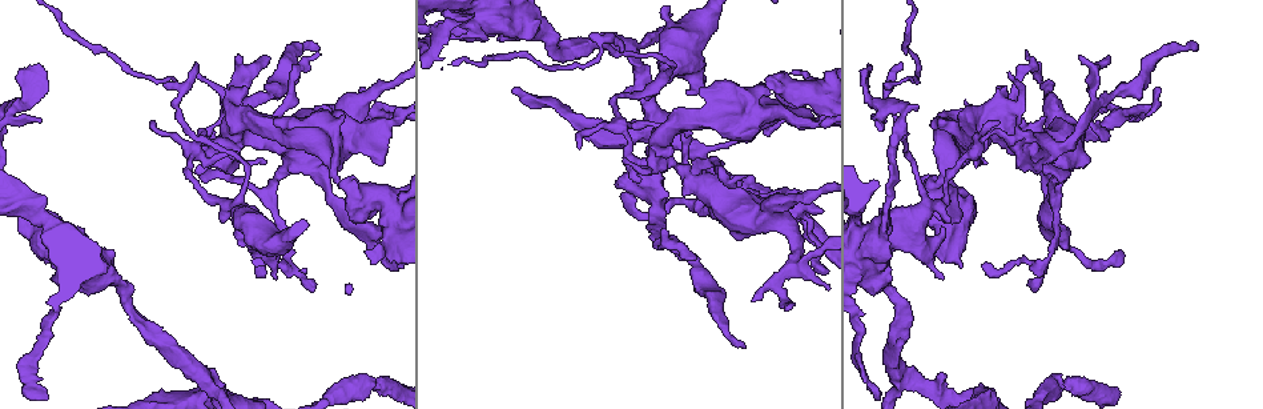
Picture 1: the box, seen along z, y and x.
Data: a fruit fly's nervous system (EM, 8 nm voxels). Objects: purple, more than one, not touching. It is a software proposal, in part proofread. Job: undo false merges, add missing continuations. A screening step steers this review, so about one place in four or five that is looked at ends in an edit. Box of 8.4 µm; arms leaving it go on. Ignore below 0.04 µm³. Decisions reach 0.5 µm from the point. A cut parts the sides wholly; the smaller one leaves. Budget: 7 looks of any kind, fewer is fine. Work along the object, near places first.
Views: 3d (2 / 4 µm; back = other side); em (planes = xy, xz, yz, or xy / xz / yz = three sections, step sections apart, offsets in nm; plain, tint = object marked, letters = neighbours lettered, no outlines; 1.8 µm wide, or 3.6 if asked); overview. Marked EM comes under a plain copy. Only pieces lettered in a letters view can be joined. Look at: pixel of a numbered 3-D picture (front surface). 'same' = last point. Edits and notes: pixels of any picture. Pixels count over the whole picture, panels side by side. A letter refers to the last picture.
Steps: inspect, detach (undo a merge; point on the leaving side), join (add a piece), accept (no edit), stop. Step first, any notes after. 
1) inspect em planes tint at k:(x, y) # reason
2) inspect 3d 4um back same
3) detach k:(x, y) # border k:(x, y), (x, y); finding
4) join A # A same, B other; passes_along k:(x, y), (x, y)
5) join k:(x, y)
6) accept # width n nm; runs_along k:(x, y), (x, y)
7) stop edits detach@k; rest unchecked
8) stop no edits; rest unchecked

inspect 3d 2um at 1:(204, 375) # three-way junction

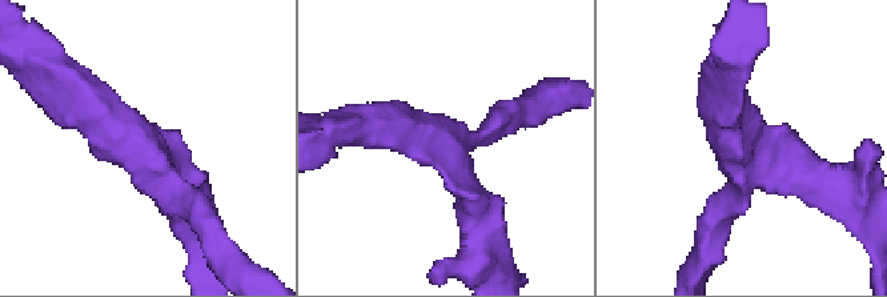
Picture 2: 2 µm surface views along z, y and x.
inspect em xy step 16 tint at 2:(154, 154) # arms 3; arm_widths 200, 260, 300 nm

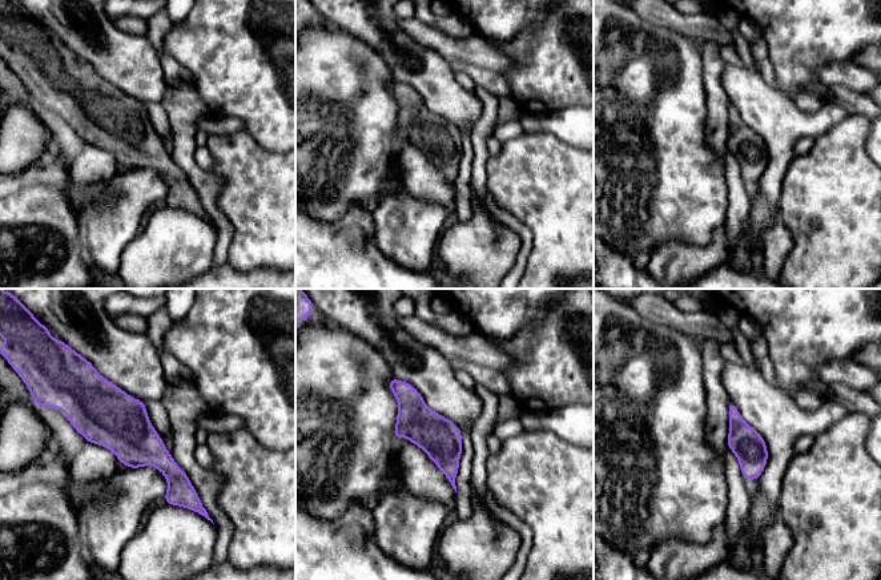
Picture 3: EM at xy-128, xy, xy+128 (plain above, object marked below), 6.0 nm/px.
inspect em planes letters same

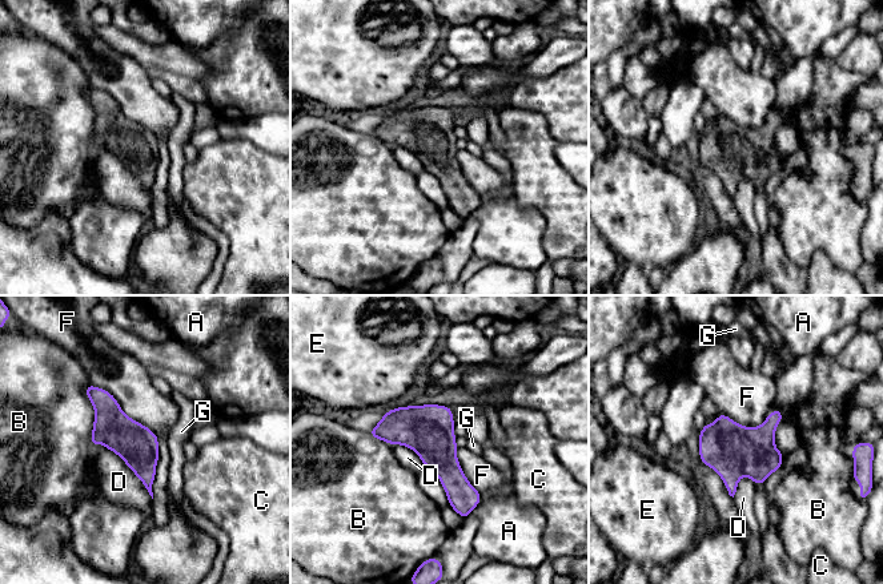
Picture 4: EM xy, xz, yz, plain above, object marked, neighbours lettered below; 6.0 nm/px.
accept # longest_contact F 550 nm; A other, B other, C other, D other, E other, F other, G other; border 4:(89, 382), (157, 435); all the same neuron

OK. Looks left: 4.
inspect em xz step 16 tint at 1:(943, 202) # side arm on a straight run

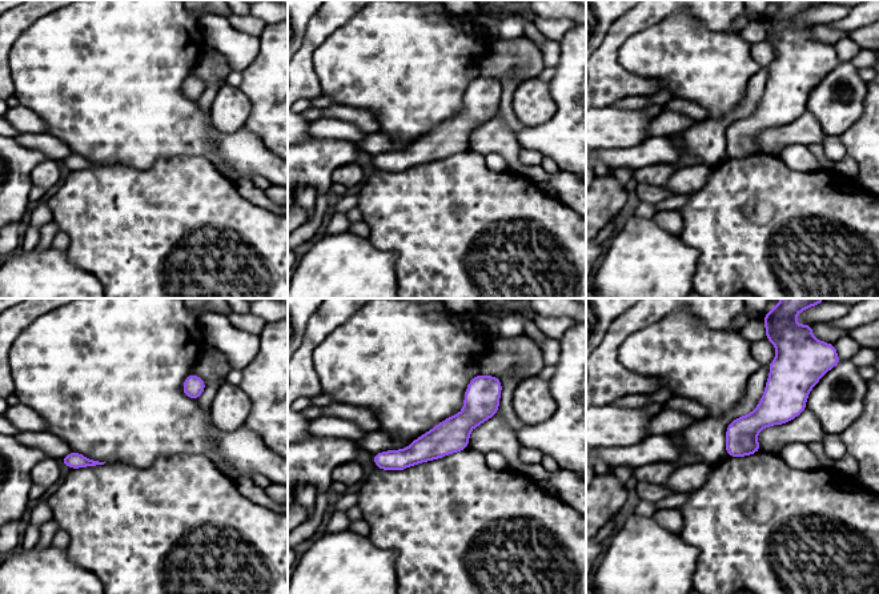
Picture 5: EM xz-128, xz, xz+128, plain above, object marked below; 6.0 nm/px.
inspect em planes letters same

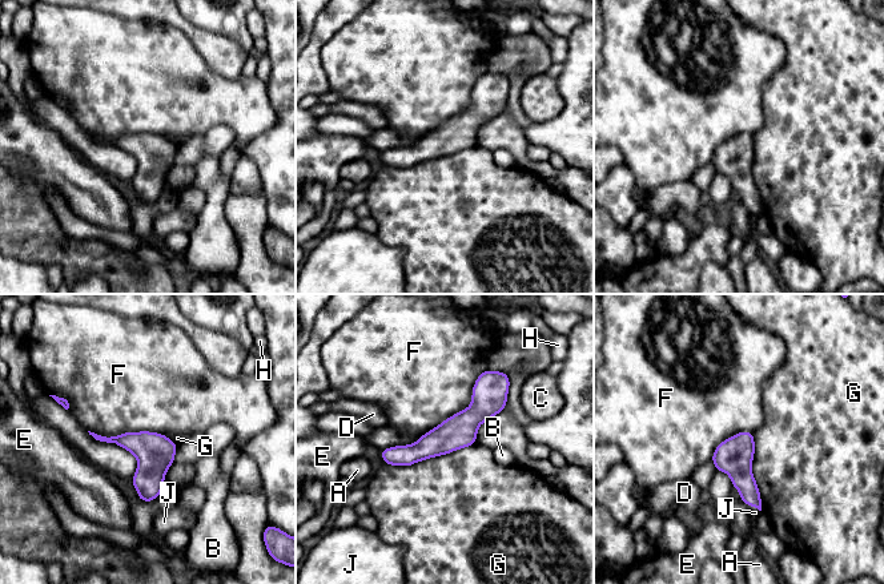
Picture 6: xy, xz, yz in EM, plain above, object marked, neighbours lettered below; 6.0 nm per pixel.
accept # longest_contact G 550 nm; A other, B other, C other, D other, E other, F other, G other, H other, J other; border 6:(475, 442), (408, 466), (385, 464); one neuron here

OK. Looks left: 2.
inspect em yz step 4 letters at 1:(315, 159) # sudden change in width

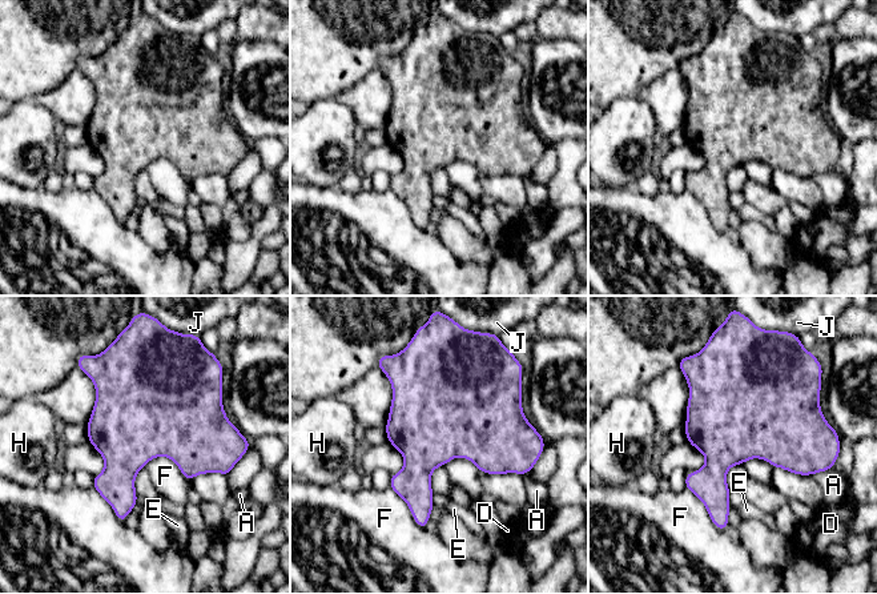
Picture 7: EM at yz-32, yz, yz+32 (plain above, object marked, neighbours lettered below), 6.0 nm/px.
inspect em planes letters same

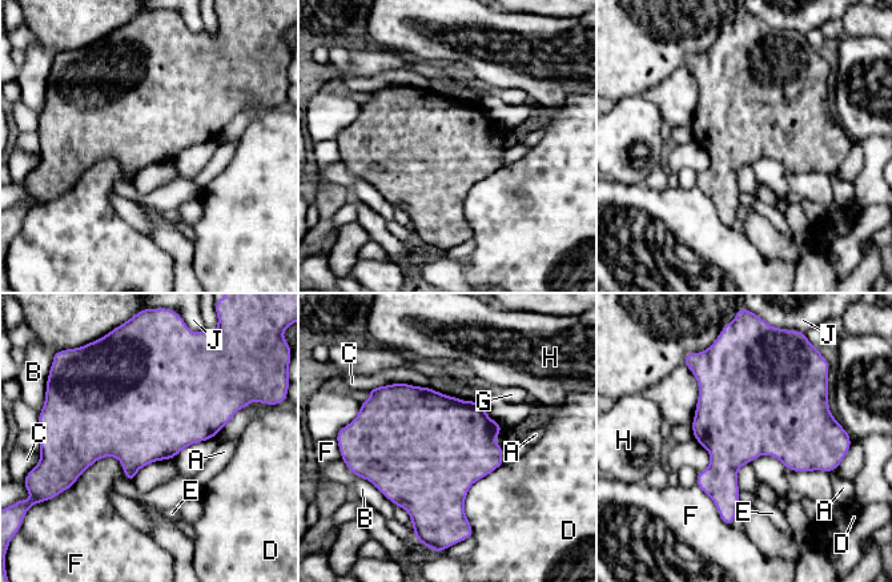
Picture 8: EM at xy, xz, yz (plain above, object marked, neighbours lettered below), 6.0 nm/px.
accept # longest_contact D 460 nm; A other, B other, C other, D other, E other, F other, G other, H other, J other; all the same neuron

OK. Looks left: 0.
stop no edits; rest unchecked

